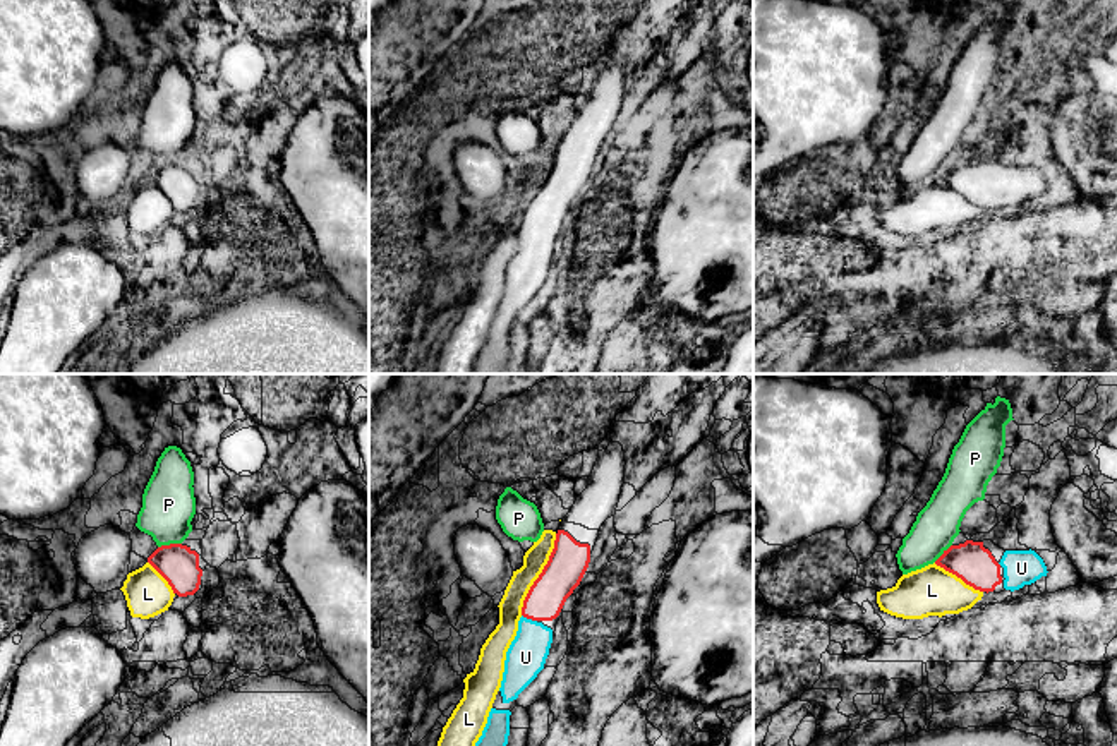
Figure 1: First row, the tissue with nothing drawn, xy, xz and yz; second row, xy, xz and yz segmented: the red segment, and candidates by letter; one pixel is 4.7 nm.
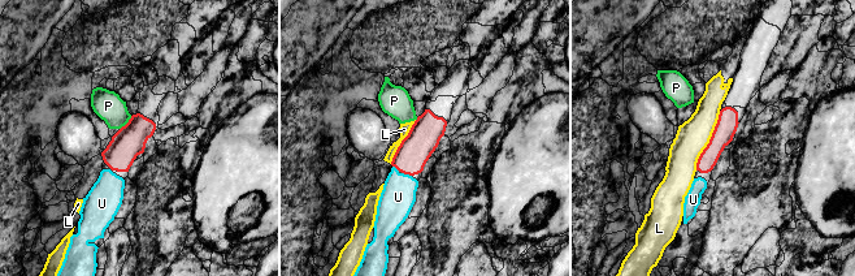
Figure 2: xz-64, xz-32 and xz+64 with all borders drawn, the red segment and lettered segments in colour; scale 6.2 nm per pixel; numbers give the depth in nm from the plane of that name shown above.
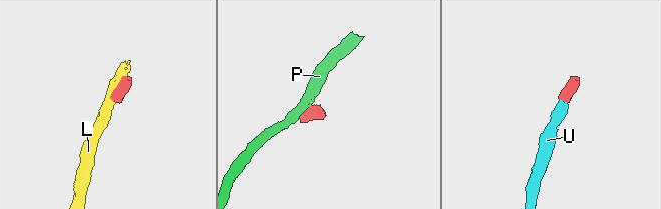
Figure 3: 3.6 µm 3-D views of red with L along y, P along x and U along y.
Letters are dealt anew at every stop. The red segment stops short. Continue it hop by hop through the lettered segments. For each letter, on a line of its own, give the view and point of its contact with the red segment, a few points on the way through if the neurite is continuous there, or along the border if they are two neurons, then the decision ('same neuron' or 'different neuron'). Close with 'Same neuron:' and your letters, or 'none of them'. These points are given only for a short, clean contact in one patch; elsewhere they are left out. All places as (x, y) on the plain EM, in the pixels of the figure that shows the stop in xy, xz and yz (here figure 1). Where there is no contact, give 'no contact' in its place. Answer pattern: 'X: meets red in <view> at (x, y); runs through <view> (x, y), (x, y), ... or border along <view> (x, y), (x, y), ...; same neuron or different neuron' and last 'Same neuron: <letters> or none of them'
L: meets red in xz at (539, 191); border along xz (556, 150), (548, 179), (531, 203), (520, 230); different neuron
P: meets red in xy at (170, 160); border along xy (181, 158), (158, 163); different neuron
U: meets red in xz at (529, 234); runs through xz (560, 192), (529, 234), (529, 266), (525, 273); same neuron
Same neuron: U

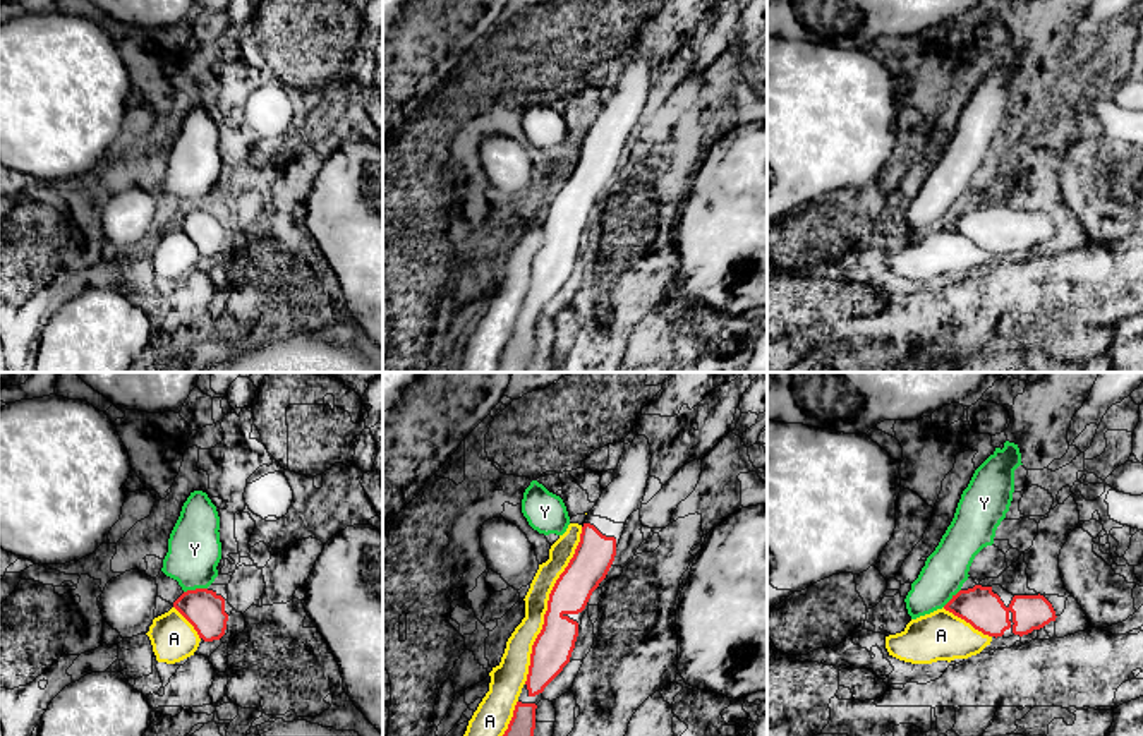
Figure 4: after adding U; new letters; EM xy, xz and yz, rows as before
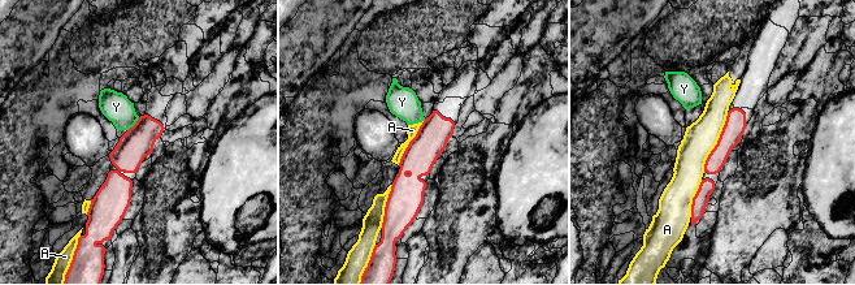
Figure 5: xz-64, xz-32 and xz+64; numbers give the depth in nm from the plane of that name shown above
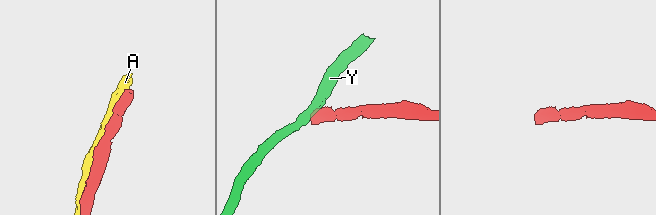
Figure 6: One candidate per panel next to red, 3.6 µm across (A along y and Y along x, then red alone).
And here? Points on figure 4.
A: meets red in xz at (548, 222); different neuron
Y: meets red in xy at (196, 205); border along xy (206, 203), (184, 208); different neuron
Same neuron: none of them

